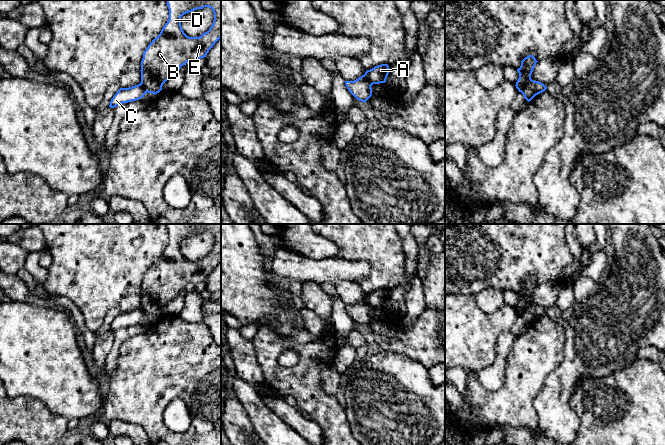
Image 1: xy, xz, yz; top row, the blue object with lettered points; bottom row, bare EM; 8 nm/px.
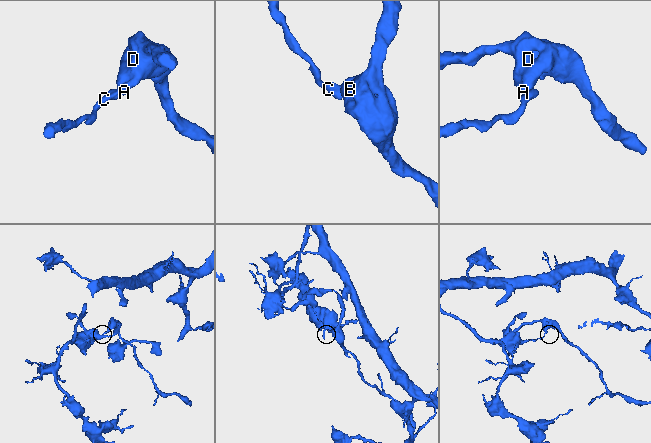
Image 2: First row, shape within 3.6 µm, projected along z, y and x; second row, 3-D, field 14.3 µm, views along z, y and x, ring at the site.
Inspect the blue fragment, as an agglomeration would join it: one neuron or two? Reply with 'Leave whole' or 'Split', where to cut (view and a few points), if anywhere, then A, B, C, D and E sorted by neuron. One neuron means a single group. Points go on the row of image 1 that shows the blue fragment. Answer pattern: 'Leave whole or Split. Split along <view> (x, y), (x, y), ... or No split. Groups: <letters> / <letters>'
Split. Split along yz (531, 79), (518, 90). Groups: A B D E / C

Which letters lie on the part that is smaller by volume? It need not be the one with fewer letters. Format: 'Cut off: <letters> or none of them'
Cut off: A, B, D, E

